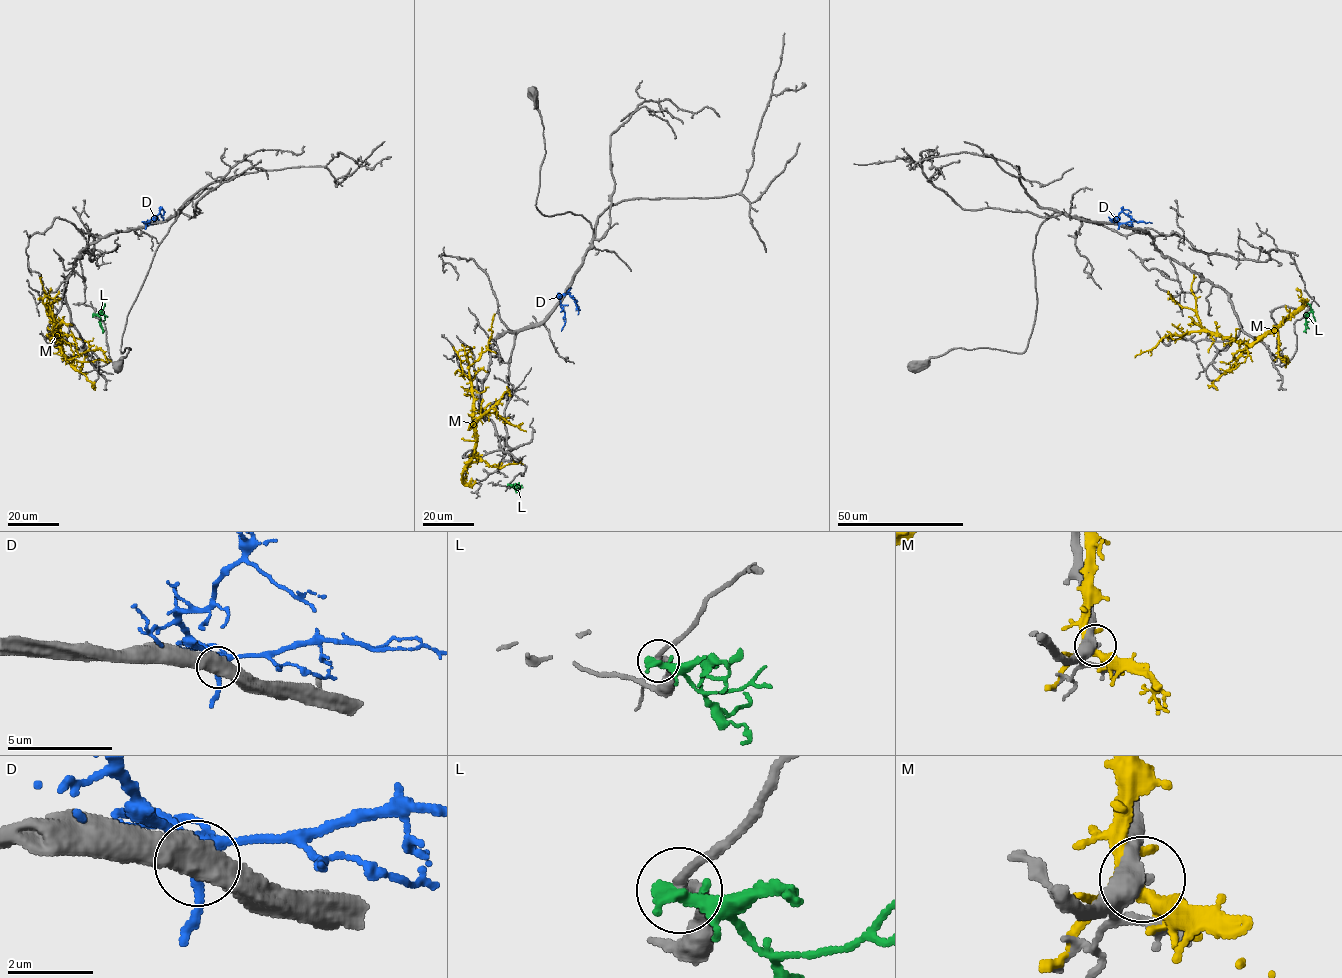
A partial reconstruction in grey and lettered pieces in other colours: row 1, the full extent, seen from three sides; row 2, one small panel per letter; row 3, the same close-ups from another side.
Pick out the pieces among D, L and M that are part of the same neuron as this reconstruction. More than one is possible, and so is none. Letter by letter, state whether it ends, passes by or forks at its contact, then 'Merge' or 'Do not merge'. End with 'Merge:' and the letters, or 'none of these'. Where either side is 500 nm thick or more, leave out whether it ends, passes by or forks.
D: Do not merge
L: It forks there. Do not merge
M: It forks there. Do not merge
Merge: none of these

